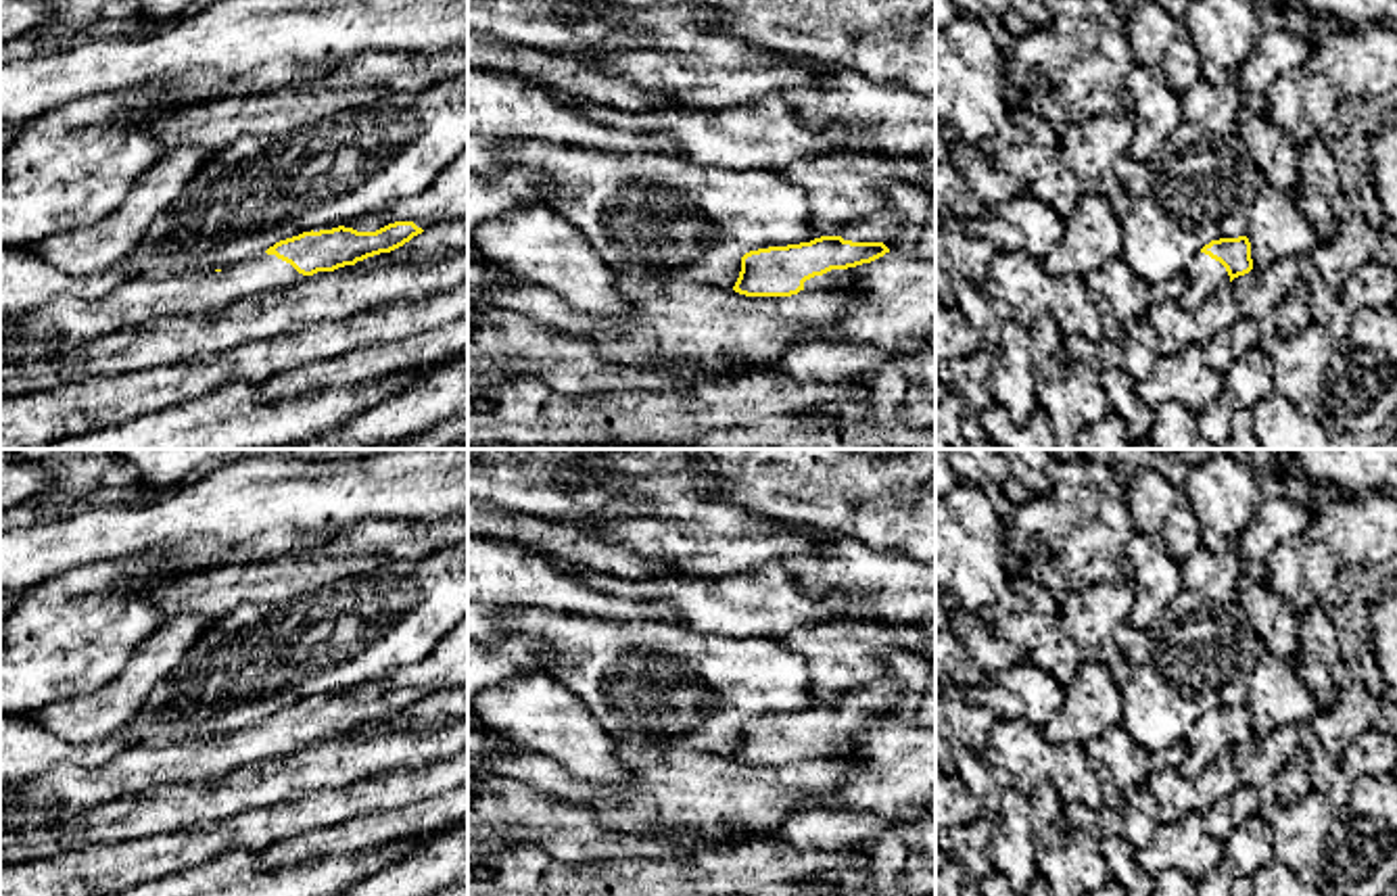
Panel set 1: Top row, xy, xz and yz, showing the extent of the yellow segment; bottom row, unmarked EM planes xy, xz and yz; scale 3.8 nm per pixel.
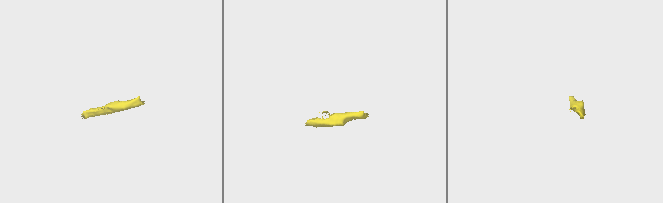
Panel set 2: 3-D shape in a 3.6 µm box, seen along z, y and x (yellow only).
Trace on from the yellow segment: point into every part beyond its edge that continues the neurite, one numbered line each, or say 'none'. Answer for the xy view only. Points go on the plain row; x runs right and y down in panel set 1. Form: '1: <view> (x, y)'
1: xy (445, 667)
2: xy (55, 796)

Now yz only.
1: yz (1203, 744)

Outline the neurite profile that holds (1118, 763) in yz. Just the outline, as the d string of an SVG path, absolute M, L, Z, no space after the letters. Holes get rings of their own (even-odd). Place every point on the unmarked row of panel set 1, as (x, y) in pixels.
M1121 725L1086 744L1084 752L1105 806L1119 810L1126 792L1136 785L1146 785L1155 769L1178 769L1184 762L1186 741L1176 741L1159 754L1151 754Z

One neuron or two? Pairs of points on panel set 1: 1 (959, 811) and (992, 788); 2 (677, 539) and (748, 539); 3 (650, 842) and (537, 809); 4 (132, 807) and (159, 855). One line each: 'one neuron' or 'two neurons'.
1: two neurons
2: one neuron
3: one neuron
4: two neurons

